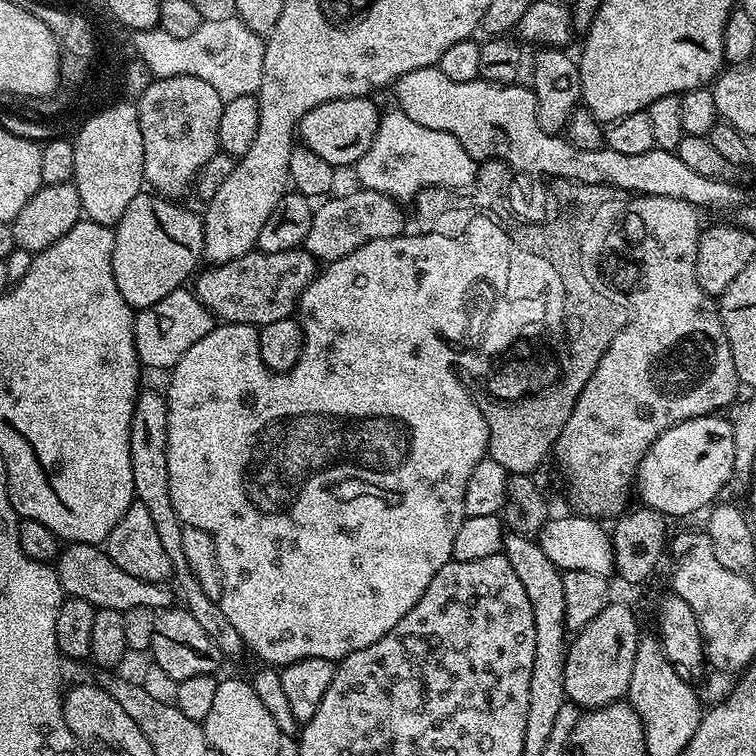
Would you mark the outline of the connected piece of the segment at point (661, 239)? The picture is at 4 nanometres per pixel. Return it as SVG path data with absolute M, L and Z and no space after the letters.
M636 196L632 200L630 209L628 220L633 239L638 246L637 260L643 267L644 281L638 292L634 294L634 308L628 317L628 323L621 327L614 342L610 342L606 354L602 354L594 374L590 374L590 382L586 382L586 386L582 386L582 394L578 394L578 402L574 402L574 410L570 414L570 418L566 418L566 426L562 426L562 434L556 439L554 449L554 460L560 463L560 472L564 475L565 482L568 483L568 496L572 499L573 506L576 507L573 509L577 513L593 518L605 518L604 516L616 518L629 507L628 495L631 492L633 495L636 471L640 468L642 458L652 447L652 443L663 432L670 430L675 424L681 424L699 416L711 416L719 413L719 408L726 407L728 403L731 405L737 399L735 396L738 381L734 370L734 358L730 354L730 342L724 333L724 324L718 315L717 301L704 292L702 286L698 286L696 281L698 242L702 231L701 213L690 202L682 202L682 198L666 198L665 196Z

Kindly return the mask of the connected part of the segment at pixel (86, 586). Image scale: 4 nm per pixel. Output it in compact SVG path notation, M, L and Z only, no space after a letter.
M68 544L56 557L54 567L65 593L90 602L96 609L105 608L123 613L138 606L163 610L173 607L174 604L174 592L171 587L168 589L164 584L146 582L142 578L134 578L134 574L126 574L126 570L114 566L103 547L95 544Z

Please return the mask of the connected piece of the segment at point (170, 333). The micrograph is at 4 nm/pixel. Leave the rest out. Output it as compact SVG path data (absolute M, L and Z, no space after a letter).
M187 287L166 294L166 298L162 298L162 302L154 302L154 306L139 309L134 319L136 353L145 369L171 370L182 358L182 354L186 354L186 350L190 350L198 338L206 338L214 326L212 311L197 298L195 291Z

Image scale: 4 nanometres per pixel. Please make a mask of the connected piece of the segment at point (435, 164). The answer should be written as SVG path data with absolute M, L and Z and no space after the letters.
M385 111L381 115L378 134L374 138L370 150L366 150L366 154L354 165L354 172L360 179L359 187L361 189L369 188L378 194L386 194L391 200L405 202L404 200L411 201L415 198L423 188L441 187L451 190L451 188L464 188L467 184L468 187L475 185L478 161L470 154L466 154L466 150L462 146L462 142L458 142L458 138L454 138L442 130L430 130L426 126L418 126L418 122L406 118L406 114L402 111L391 111Z

